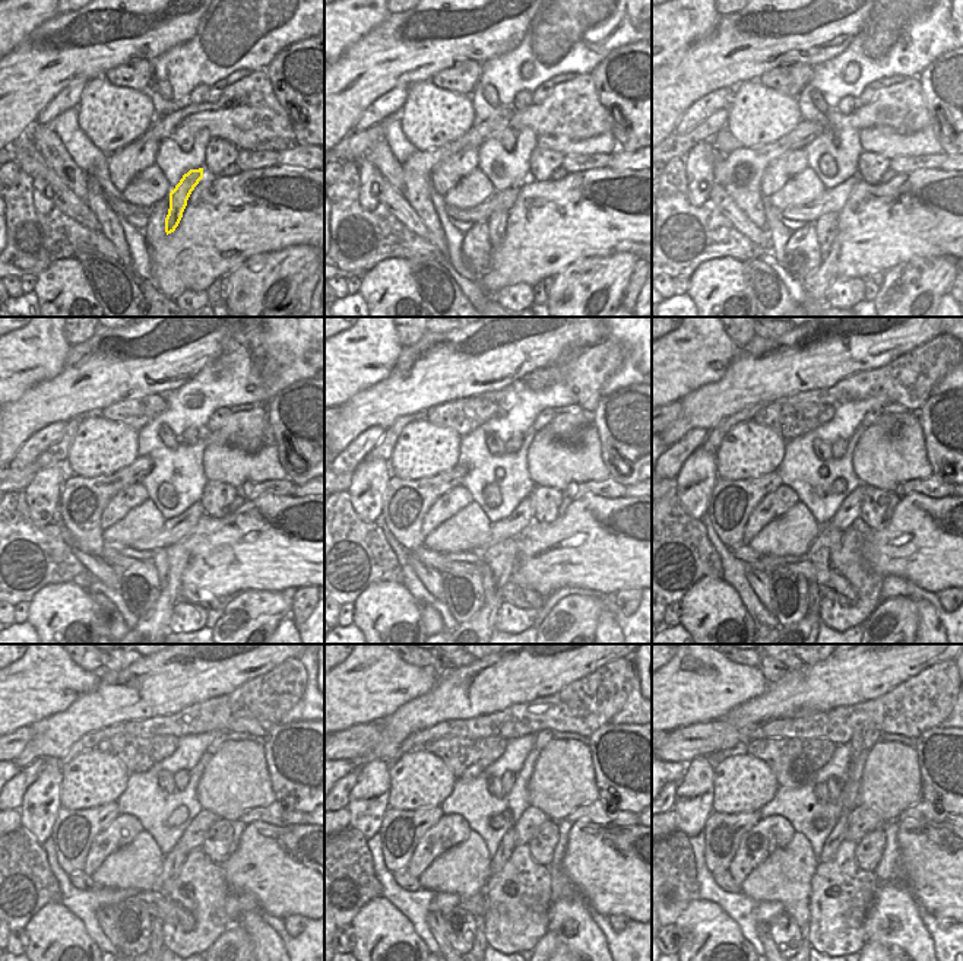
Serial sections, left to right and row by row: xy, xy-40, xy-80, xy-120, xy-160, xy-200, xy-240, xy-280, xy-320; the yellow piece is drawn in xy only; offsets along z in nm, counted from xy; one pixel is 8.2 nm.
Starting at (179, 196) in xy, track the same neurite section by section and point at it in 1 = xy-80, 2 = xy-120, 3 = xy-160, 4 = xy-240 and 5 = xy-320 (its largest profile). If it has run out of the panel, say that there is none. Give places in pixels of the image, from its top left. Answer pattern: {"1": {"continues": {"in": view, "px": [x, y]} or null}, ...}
{"1": {"continues": {"in": "xy-80", "px": [826, 227]}}, "2": {"continues": {"in": "xy-120", "px": [160, 558]}}, "3": {"continues": {"in": "xy-160", "px": [485, 573]}}, "4": {"continues": {"in": "xy-240", "px": [157, 936]}}, "5": {"continues": {"in": "xy-320", "px": [804, 941]}}}

